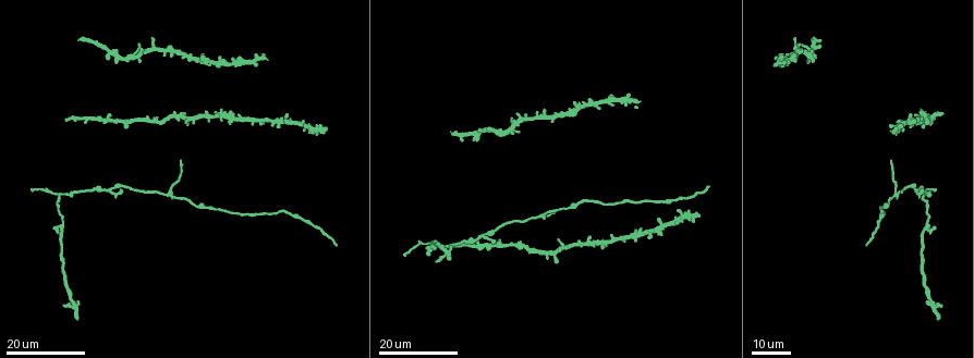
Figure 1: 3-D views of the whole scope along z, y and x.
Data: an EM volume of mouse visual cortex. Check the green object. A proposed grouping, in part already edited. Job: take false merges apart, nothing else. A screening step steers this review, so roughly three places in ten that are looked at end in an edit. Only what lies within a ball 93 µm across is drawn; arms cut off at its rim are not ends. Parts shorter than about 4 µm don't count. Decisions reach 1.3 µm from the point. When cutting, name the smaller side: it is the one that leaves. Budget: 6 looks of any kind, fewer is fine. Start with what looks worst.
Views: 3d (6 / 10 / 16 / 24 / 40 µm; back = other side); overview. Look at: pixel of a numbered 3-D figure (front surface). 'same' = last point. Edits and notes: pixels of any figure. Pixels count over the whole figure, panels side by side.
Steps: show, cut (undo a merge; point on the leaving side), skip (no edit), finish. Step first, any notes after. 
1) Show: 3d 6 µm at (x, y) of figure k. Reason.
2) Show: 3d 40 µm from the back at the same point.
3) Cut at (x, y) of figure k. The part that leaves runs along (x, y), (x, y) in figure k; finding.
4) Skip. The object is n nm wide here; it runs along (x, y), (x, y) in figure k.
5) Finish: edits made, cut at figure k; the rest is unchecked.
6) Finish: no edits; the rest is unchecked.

Show: 3d 24 µm at (59, 194) of figure 1. Three-way junction.

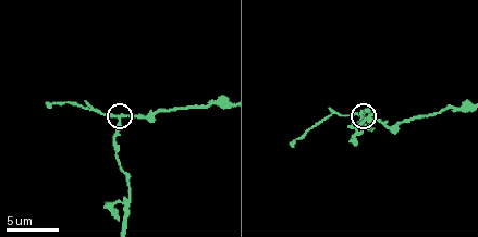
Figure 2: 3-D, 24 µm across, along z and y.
Show: 3d 10 µm at (120, 119) of figure 2.

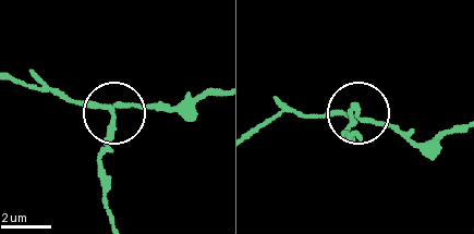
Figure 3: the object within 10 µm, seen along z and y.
Cut at (110, 148) of figure 3. The object is 200 nm wide here; the part that leaves runs along (111, 111), (111, 140), (99, 164), (108, 214) in figure 3; a second cell is stuck on.

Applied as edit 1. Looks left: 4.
Show: 3d 16 µm at (506, 134) of figure 1.

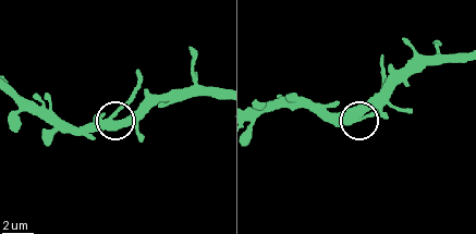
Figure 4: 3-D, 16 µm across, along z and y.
Show: 3d 10 µm at (112, 119) of figure 4.

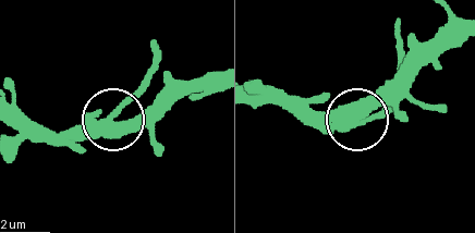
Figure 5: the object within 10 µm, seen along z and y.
Cut at (142, 90) of figure 5. A second cell is stuck on.

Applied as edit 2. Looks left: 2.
Show: 3d 16 µm at (893, 195) of figure 1. Looks like a crossing.

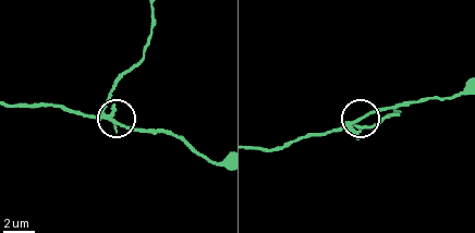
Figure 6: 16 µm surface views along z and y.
Show: 3d 6 µm at (105, 118) of figure 6.

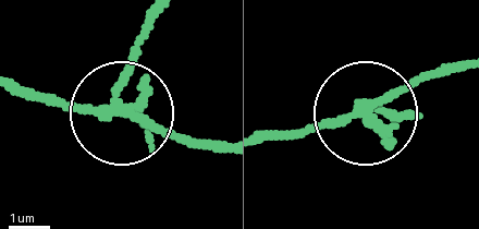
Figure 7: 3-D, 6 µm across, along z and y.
Cut at (131, 52) of figure 7. The object is 230 nm wide here; the part that leaves runs along (123, 104), (137, 34), (155, 13) in figure 7; two cells meet here.

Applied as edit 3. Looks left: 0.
Finish: edits made, cut at figure 3, cut at figure 5, cut at figure 7; the rest is unchecked.

